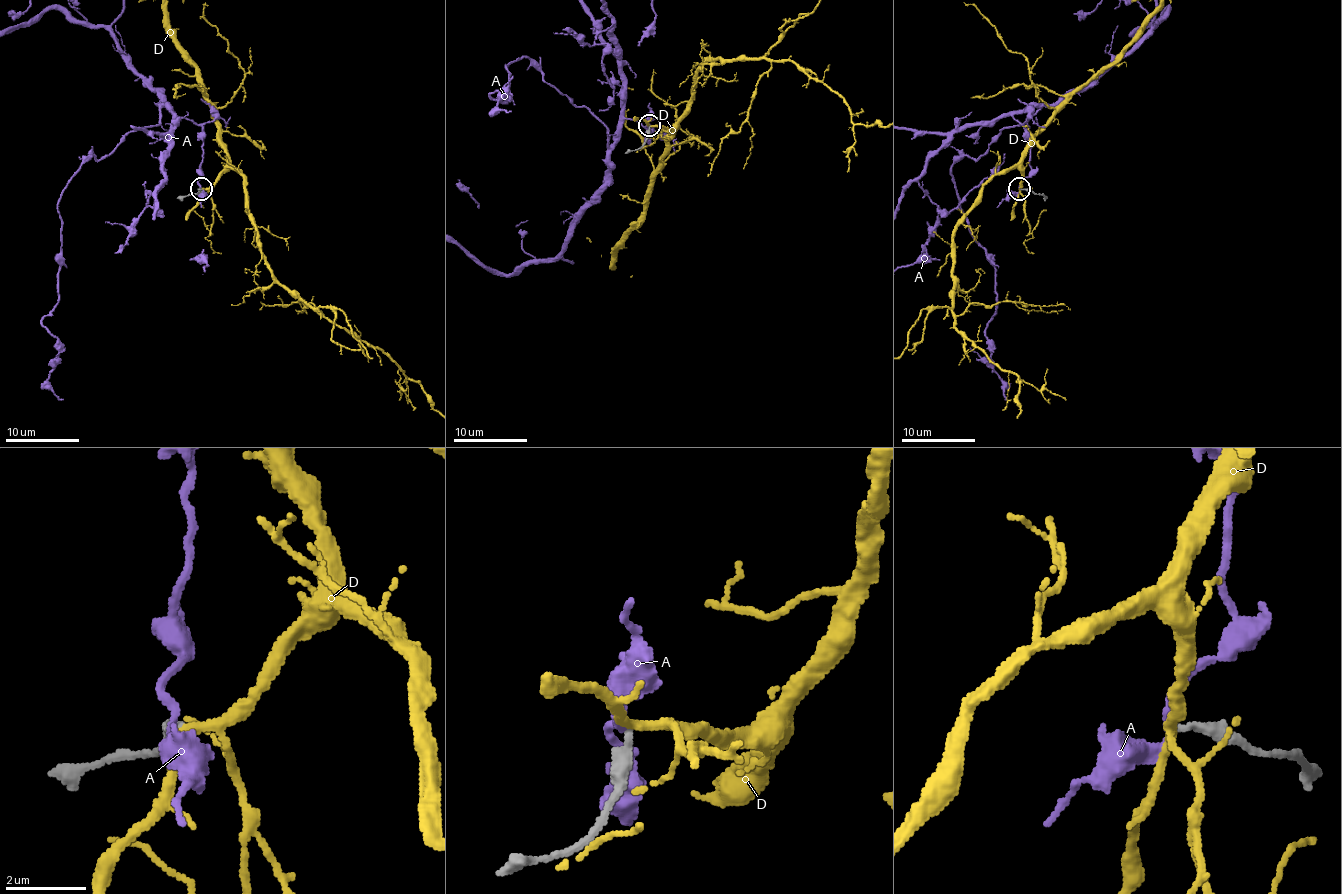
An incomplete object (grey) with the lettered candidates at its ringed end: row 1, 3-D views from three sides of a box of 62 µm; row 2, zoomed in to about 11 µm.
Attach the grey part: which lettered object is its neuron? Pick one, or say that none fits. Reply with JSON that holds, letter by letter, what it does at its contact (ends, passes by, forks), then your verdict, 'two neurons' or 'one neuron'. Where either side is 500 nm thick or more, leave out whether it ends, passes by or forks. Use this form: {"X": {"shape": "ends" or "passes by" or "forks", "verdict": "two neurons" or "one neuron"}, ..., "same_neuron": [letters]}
{"A": {"shape": "passes by", "verdict": "two neurons"}, "D": {"shape": "forks", "verdict": "two neurons"}, "same_neuron": []}

